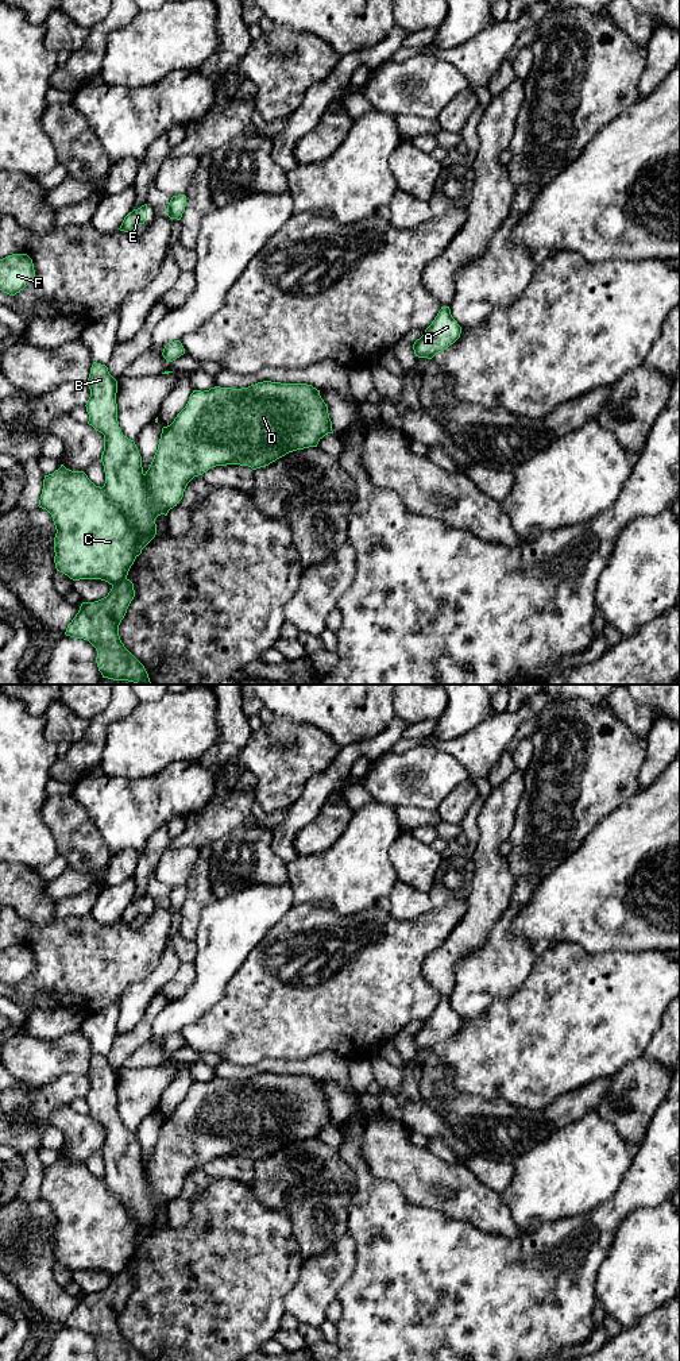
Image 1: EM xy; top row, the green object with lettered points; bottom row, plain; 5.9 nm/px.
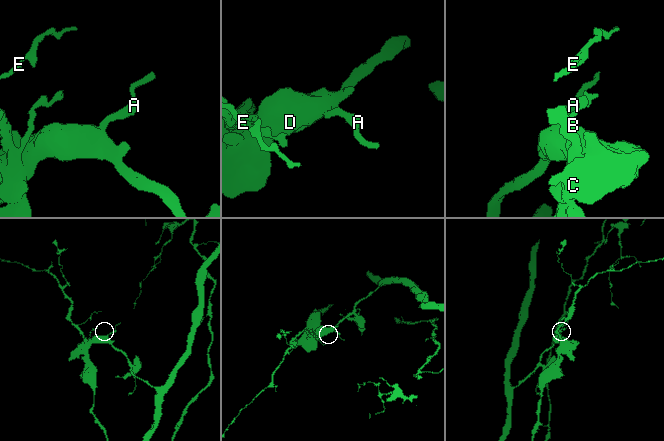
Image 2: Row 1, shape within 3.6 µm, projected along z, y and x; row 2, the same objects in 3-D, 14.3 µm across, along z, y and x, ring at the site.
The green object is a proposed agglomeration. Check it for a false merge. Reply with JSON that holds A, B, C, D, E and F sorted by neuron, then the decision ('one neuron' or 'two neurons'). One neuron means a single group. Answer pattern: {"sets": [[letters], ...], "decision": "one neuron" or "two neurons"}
{"sets": [["A", "B", "C", "D", "E", "F"]], "decision": "one neuron"}

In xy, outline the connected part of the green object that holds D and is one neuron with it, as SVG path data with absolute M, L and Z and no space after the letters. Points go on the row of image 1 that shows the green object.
M93 362L86 383L90 389L85 405L88 424L104 435L101 462L105 483L103 487L96 486L84 471L72 471L61 464L53 474L45 475L38 506L51 514L57 529L57 571L73 581L101 579L112 589L98 601L82 602L65 635L88 640L96 648L96 663L103 678L151 685L144 666L121 643L119 625L135 597L128 571L155 537L155 518L167 516L177 506L194 477L227 464L256 470L289 452L317 447L325 435L333 433L332 421L320 390L306 383L263 381L242 389L215 386L204 392L193 390L174 421L162 428L158 450L144 473L135 442L124 436L119 427L117 381L105 365Z

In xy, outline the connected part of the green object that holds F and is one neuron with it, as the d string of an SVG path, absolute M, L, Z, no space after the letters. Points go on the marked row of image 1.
M12 254L0 259L0 290L15 296L35 277L32 259L27 254Z

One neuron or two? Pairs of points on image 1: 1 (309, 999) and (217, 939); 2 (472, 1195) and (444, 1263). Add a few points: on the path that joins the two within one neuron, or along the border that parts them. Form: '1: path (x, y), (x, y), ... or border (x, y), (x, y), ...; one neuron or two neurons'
1: border (266, 933), (227, 983); two neurons
2: border (432, 1209), (466, 1219), (491, 1233); two neurons

